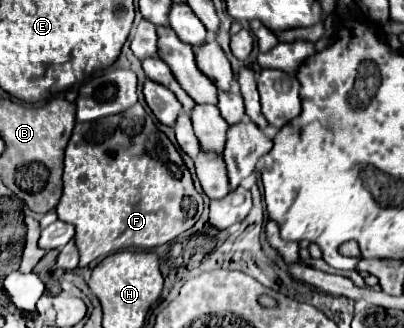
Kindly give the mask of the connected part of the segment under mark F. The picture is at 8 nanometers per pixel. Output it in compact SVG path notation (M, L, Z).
M140 103L116 117L76 123L66 147L62 181L64 189L56 213L60 221L76 227L74 241L80 253L80 267L122 249L152 249L164 245L188 231L202 215L202 195L196 191L188 167Z

